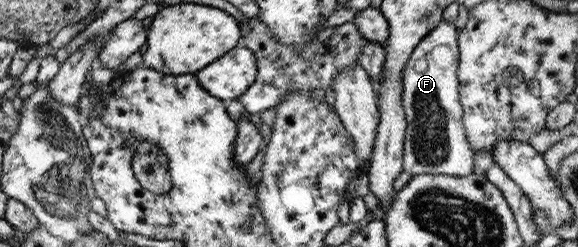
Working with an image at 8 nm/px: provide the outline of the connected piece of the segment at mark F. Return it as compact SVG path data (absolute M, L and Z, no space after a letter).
M442 20L410 54L404 67L402 106L408 123L403 147L403 171L411 176L474 173L475 151L468 145L459 101L459 32L455 23Z

